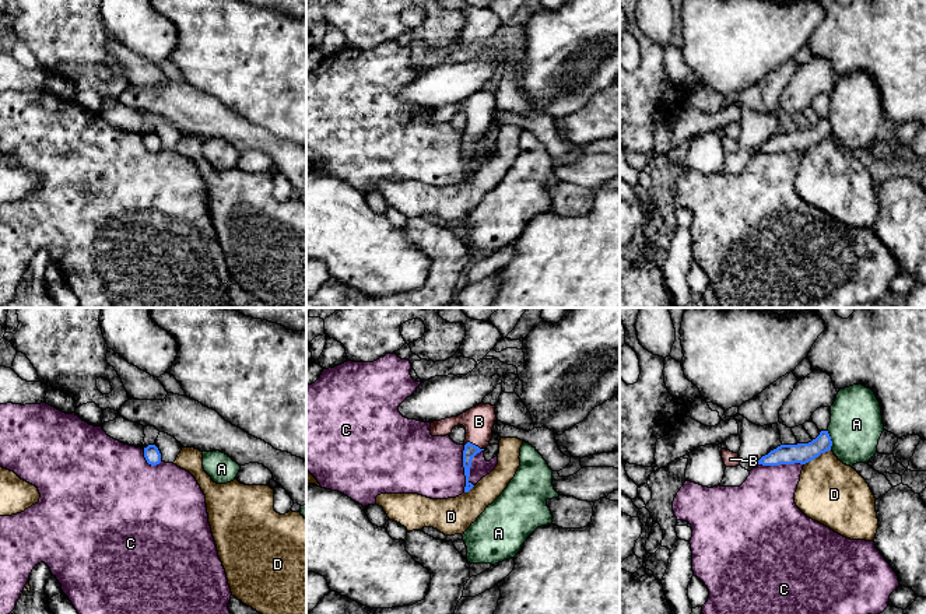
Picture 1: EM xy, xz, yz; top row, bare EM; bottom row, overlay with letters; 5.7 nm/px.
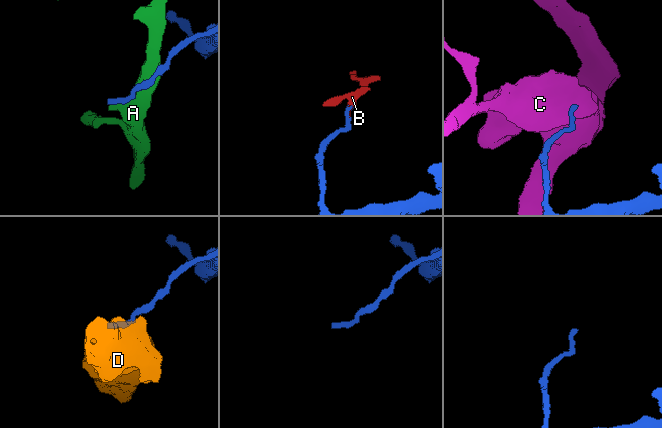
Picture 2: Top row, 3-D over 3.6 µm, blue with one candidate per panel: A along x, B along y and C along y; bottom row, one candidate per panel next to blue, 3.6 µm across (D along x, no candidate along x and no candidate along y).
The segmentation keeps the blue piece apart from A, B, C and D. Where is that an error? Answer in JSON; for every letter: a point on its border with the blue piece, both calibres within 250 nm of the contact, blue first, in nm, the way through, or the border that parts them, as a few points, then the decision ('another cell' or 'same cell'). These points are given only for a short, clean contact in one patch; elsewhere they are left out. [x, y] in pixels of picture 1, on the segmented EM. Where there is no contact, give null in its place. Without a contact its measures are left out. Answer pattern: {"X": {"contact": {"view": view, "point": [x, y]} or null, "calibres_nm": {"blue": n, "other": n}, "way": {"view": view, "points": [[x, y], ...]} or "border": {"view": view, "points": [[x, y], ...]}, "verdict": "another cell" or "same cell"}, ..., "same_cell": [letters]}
{"A": {"contact": {"view": "yz", "point": [831, 441]}, "calibres_nm": {"blue": 120, "other": 300}, "verdict": "another cell"}, "B": {"contact": {"view": "xz", "point": [474, 445]}, "calibres_nm": {"blue": 80, "other": 180}, "way": {"view": "xz", "points": [[470, 451], [474, 445], [479, 434], [479, 421]]}, "verdict": "same cell"}, "C": {"contact": {"view": "xz", "point": [469, 470]}, "calibres_nm": {"blue": 80, "other": 360}, "verdict": "another cell"}, "D": {"contact": {"view": "yz", "point": [817, 456]}, "calibres_nm": {"blue": 120, "other": 360}, "verdict": "another cell"}, "same_cell": ["B"]}

